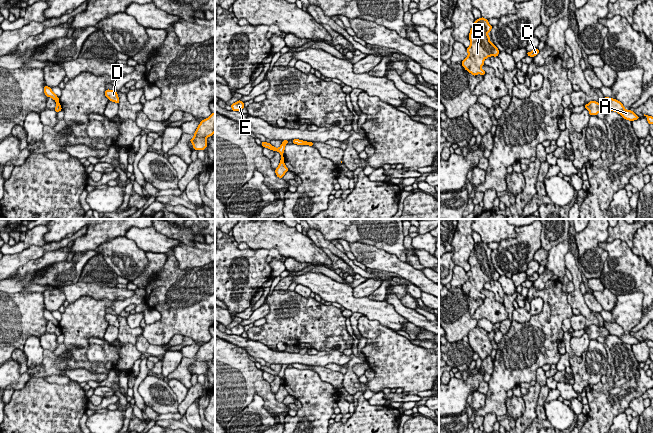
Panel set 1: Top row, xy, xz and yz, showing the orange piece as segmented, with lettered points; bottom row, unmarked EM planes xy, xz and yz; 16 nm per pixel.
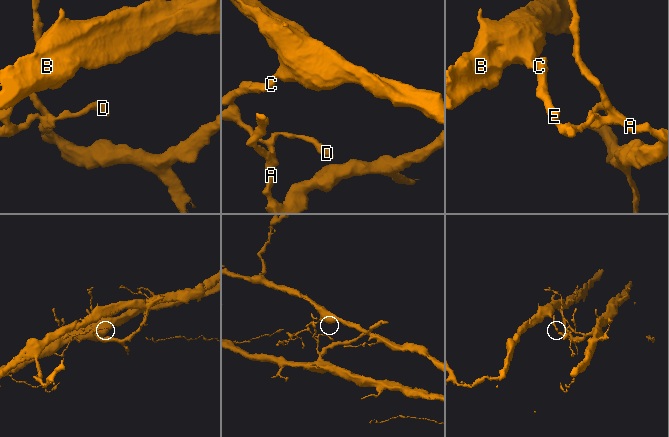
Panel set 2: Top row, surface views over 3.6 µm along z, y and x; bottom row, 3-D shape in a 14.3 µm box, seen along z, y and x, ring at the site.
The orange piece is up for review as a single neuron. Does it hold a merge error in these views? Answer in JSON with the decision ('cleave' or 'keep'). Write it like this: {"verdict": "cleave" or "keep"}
{"verdict": "cleave"}

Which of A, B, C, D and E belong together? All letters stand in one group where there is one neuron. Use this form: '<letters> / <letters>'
A / B C D E

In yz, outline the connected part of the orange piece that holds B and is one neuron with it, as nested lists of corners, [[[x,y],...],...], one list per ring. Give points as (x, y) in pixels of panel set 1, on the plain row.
[[[481,241],[475,244],[470,254],[469,264],[470,270],[467,272],[468,280],[462,285],[462,290],[472,299],[485,299],[485,295],[481,293],[484,284],[490,280],[498,280],[500,275],[489,264],[487,258],[491,256],[492,250],[488,247],[488,243]]]

